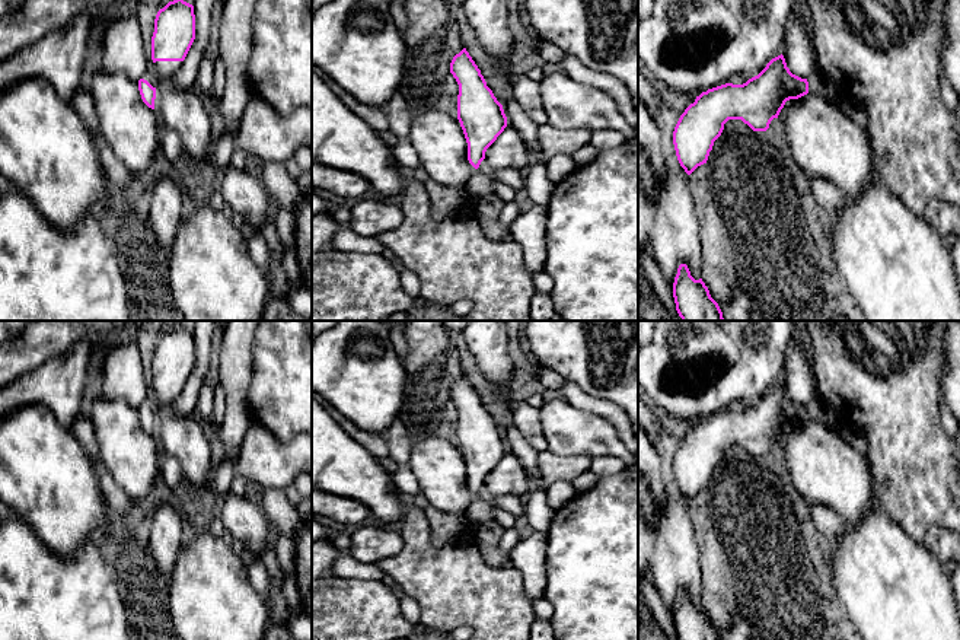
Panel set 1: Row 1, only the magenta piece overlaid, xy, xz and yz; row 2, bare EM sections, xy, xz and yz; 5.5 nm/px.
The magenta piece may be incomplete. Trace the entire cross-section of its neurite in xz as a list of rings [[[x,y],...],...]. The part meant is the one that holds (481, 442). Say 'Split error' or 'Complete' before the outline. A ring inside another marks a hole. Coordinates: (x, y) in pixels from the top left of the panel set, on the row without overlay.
Complete. [[[466,375],[453,383],[450,399],[459,411],[457,446],[468,469],[468,487],[478,496],[487,475],[507,453],[507,443]]]

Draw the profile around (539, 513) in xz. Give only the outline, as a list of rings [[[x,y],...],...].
[[[532,488],[524,497],[526,516],[535,532],[546,532],[551,526],[555,512],[546,502],[542,490]]]

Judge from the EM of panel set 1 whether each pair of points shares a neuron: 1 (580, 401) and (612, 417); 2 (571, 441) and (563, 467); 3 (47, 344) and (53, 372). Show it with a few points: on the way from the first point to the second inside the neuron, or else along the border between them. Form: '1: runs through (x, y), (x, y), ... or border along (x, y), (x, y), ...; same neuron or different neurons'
1: runs through (587, 403), (605, 410); same neuron
2: border along (547, 449), (555, 454), (584, 454), (592, 458); different neurons
3: border along (82, 340), (22, 375); different neurons

